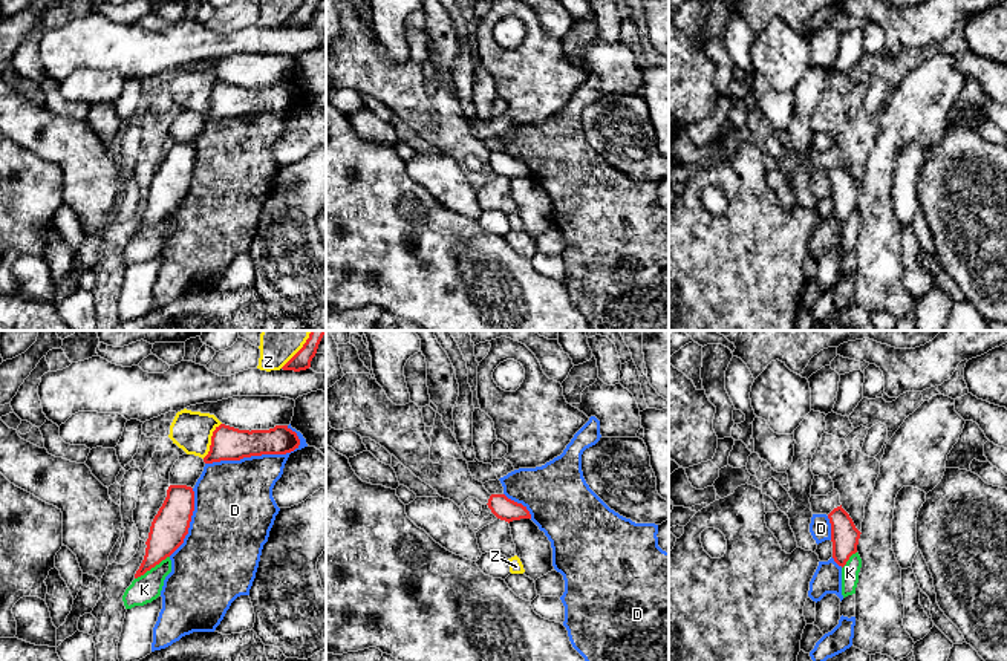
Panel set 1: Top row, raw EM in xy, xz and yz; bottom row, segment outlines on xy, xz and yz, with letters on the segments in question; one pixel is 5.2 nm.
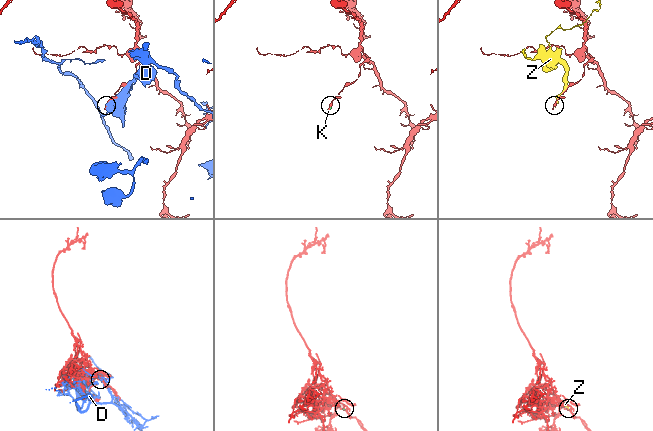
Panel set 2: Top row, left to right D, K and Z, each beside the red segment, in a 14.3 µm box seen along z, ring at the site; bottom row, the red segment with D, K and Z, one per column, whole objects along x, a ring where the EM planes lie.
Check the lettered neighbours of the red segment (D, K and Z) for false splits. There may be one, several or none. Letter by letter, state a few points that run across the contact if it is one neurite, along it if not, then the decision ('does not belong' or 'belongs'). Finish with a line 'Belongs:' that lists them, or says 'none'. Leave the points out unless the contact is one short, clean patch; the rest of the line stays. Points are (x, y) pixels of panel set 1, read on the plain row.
D: does not belong
K: xy (169, 213), (135, 236) | does not belong
Z: does not belong
Belongs: none

